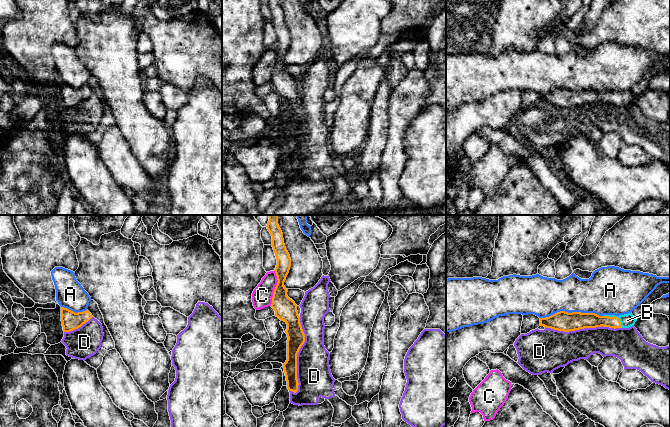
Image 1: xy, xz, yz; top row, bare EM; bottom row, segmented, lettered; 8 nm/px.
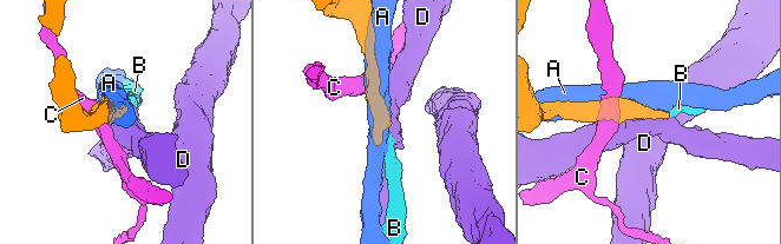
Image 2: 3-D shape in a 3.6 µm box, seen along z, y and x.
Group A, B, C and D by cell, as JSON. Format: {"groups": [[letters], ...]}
{"groups": [["A"], ["B"], ["C"], ["D"]]}

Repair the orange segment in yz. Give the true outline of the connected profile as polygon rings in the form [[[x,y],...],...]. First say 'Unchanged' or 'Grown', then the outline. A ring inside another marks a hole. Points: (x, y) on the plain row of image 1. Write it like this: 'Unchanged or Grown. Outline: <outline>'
Grown. Outline: [[[560,87],[549,93],[540,94],[540,102],[564,108],[601,102],[616,105],[634,102],[637,95],[638,94],[635,94],[632,89],[619,92],[599,92],[595,89],[568,89]]]

